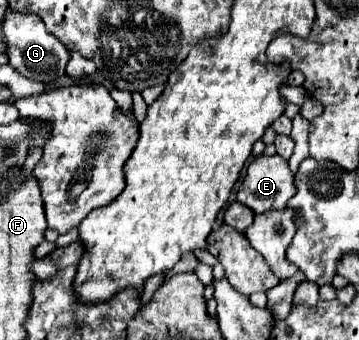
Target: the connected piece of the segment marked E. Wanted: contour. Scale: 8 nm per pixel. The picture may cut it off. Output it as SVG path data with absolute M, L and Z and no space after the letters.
M274 154L274 156L258 156L254 158L254 162L248 166L246 170L246 178L238 190L238 202L252 208L256 214L262 214L266 210L280 210L280 208L286 208L288 200L296 194L296 188L294 188L294 178L292 178L292 172L288 168L288 160L284 160L282 156Z

